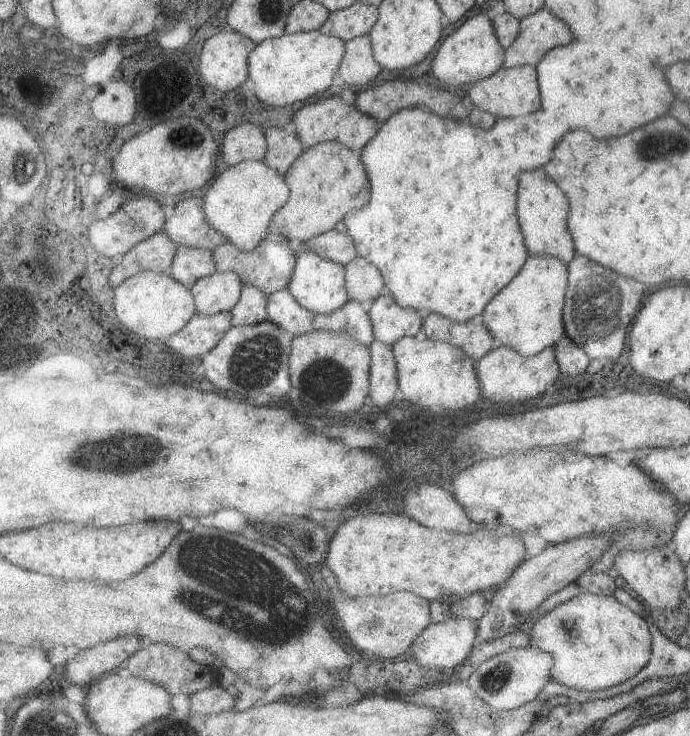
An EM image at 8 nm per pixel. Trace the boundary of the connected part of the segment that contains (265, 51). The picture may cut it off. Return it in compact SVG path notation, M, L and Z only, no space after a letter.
M321 31L268 38L258 44L249 56L249 72L255 83L255 95L271 106L291 106L327 92L333 86L335 76L340 75L346 48L345 40Z

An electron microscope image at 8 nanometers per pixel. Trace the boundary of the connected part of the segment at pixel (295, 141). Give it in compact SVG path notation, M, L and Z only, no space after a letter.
M269 127L266 129L268 137L268 155L265 164L281 173L281 176L291 170L293 163L306 151L306 146L301 142L301 137L296 133L289 134L283 127Z

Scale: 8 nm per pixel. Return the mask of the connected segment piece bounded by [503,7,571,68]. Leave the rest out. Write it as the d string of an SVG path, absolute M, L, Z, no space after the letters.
M545 7L532 15L524 16L523 19L518 21L519 32L515 36L515 40L504 49L503 66L505 67L535 66L549 50L553 50L555 46L567 44L571 40L571 32L565 26L565 22L561 22L561 18L557 18L554 13L549 12L549 9Z

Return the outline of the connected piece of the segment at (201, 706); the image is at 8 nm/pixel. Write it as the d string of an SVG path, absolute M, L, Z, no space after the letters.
M220 684L213 688L197 691L189 697L191 712L200 715L219 714L223 711L233 711L237 699L233 698Z

